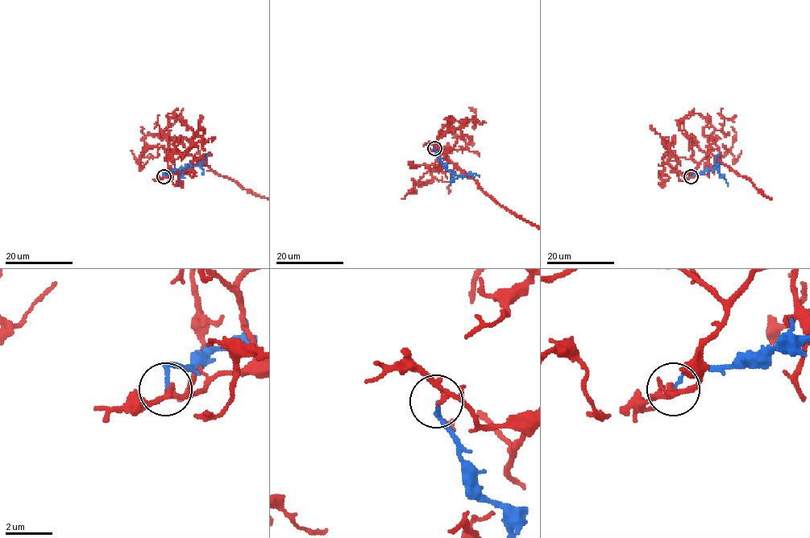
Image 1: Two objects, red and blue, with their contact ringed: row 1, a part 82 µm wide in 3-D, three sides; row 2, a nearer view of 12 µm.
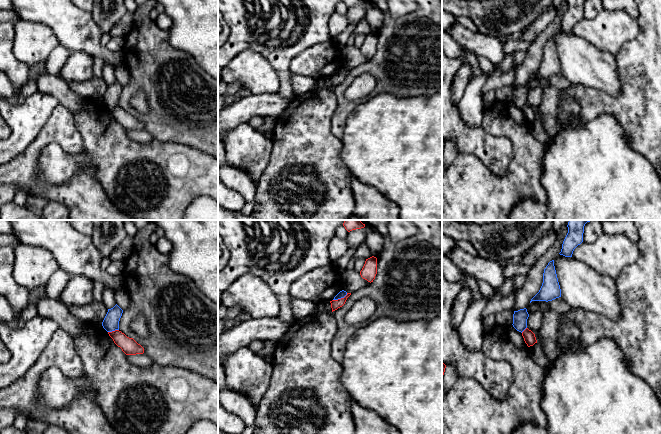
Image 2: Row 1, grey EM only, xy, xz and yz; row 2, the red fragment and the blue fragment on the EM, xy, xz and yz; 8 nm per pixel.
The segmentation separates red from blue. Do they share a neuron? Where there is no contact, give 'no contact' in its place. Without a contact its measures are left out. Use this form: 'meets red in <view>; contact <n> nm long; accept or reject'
meets red in xz; contact 130 nm long; reject

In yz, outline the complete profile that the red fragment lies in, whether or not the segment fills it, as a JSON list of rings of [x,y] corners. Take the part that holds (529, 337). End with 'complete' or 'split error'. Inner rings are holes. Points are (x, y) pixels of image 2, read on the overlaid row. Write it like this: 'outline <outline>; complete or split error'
outline [[[526,328],[522,332],[522,336],[523,336],[524,341],[528,347],[533,346],[535,343],[537,343],[535,334],[531,330],[529,330],[528,328]]]; complete

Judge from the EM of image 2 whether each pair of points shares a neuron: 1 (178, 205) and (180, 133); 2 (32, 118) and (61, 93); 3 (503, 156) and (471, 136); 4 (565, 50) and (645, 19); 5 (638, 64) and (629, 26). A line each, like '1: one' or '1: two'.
1: two
2: two
3: one
4: two
5: two

